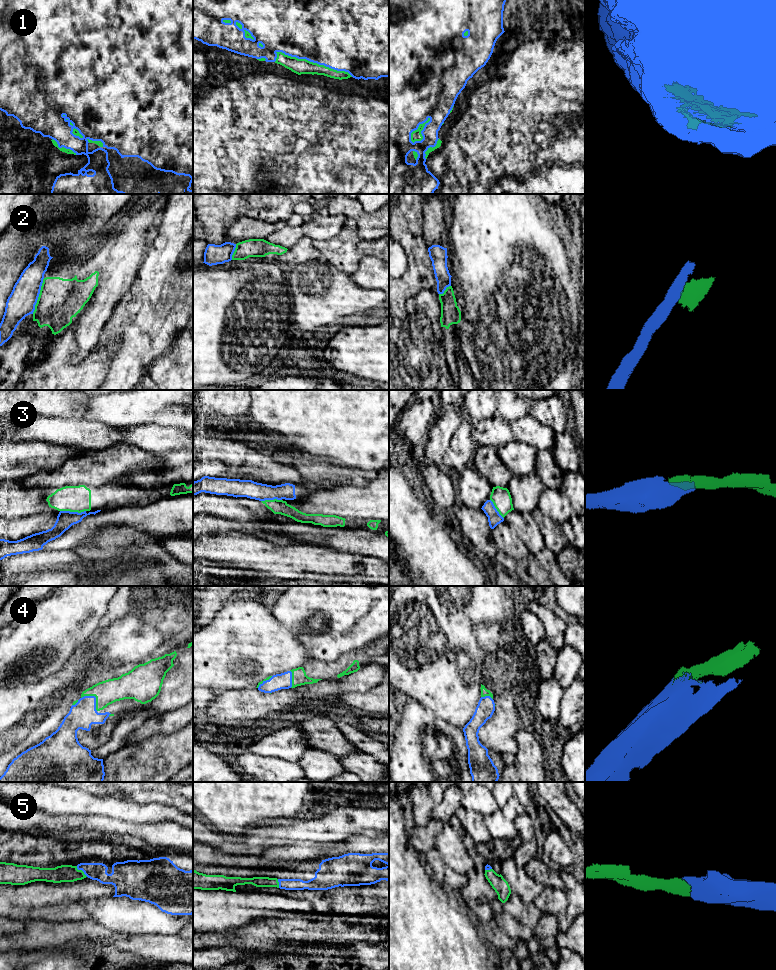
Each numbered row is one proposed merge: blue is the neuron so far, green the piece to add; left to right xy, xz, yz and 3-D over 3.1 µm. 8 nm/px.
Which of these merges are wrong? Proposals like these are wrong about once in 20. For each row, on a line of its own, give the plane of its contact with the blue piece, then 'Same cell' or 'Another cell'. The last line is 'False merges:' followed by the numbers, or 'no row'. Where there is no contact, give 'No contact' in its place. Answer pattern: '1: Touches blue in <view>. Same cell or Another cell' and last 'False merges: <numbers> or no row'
1: Touches blue in xz. Same cell
2: Touches blue in xy. Another cell
3: Touches blue in xy. Same cell
4: Touches blue in xy. Same cell
5: Touches blue in xy. Same cell
False merges: 2

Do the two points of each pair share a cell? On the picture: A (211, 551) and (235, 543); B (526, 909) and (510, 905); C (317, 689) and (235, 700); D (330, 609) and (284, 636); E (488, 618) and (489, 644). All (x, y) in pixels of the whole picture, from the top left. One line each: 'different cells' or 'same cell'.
A: same cell
B: same cell
C: same cell
D: different cells
E: same cell

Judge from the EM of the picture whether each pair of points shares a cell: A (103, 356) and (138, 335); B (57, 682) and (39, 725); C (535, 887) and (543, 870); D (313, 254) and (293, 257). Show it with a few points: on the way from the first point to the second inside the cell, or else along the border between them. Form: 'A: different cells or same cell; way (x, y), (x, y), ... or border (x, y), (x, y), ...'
A: different cells; border (117, 338), (119, 350), (109, 367)
B: same cell; way (55, 693), (44, 704), (44, 714)
C: different cells; border (523, 870), (544, 886)
D: same cell; way (308, 254), (298, 254)

